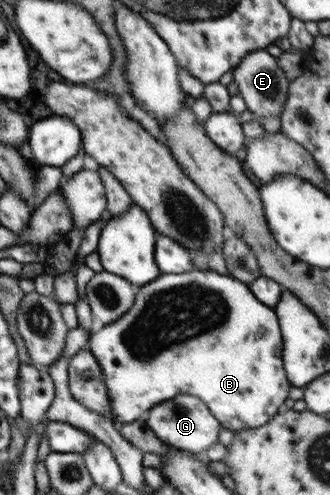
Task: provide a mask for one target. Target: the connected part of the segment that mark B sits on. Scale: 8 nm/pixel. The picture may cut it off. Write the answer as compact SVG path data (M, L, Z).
M194 269L180 274L161 273L153 282L138 287L132 307L129 307L122 317L106 324L98 332L91 332L87 347L90 348L90 351L101 365L106 391L108 391L108 399L110 399L112 422L122 425L133 423L145 411L152 409L154 405L173 399L176 395L194 395L202 399L202 402L208 406L208 410L214 415L214 418L218 419L222 427L236 432L244 431L244 429L256 429L266 425L270 419L273 419L283 410L285 400L290 395L288 393L290 383L286 381L286 373L284 373L284 365L282 365L283 336L281 335L281 329L278 329L278 327L279 319L274 307L271 308L264 302L259 301L257 297L254 297L248 284L242 283L231 275L219 274L214 270Z

